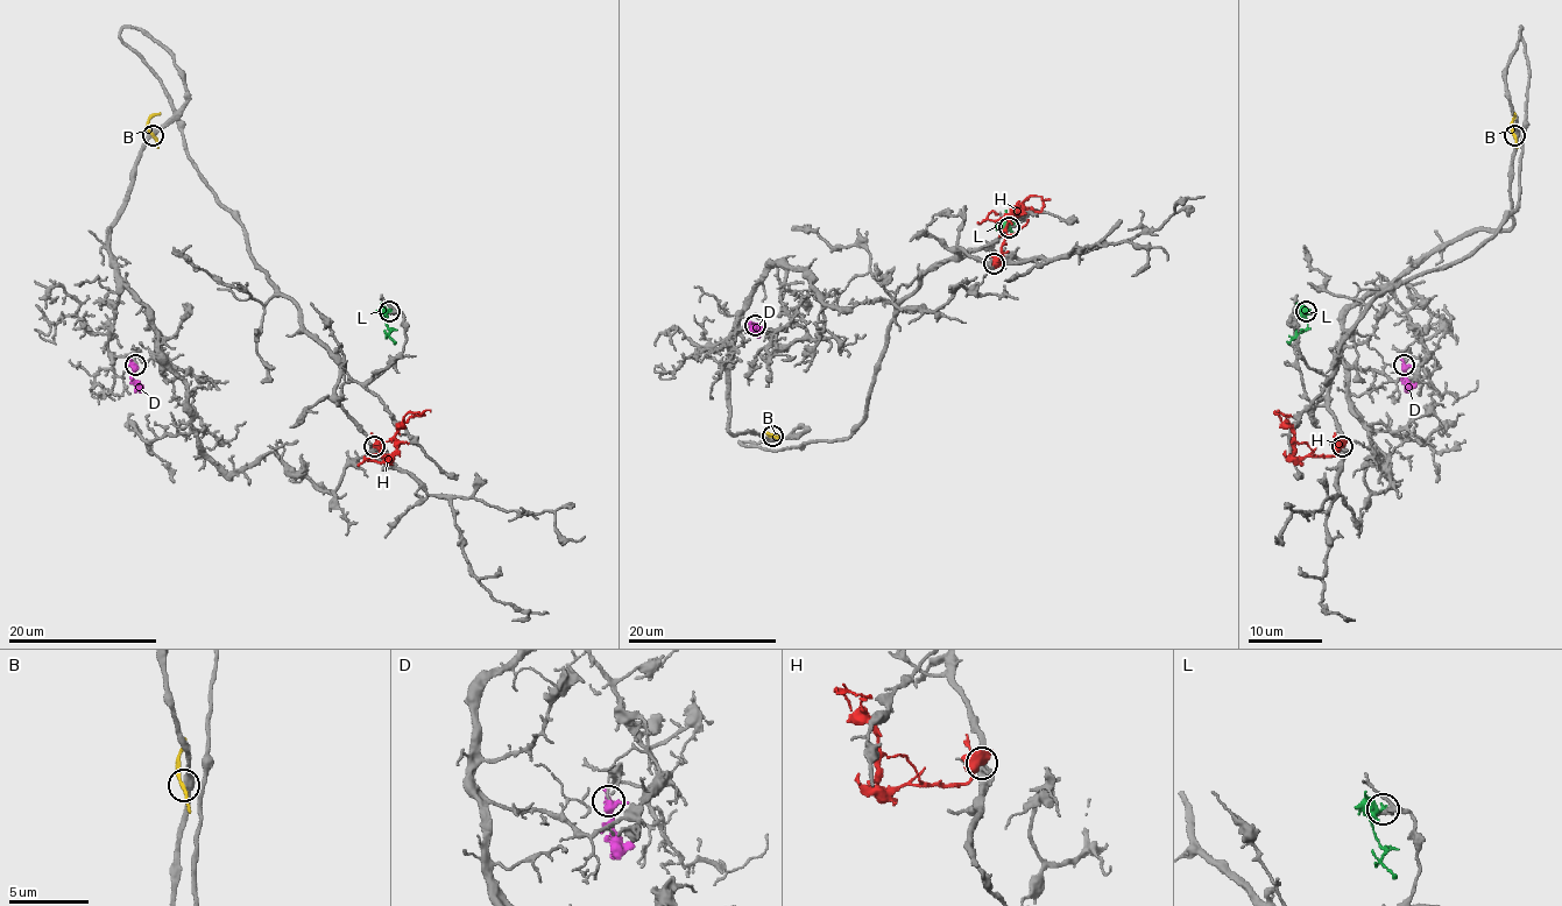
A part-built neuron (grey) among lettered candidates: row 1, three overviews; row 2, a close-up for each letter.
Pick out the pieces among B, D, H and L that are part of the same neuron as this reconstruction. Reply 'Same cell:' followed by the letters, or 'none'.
Same cell: none

